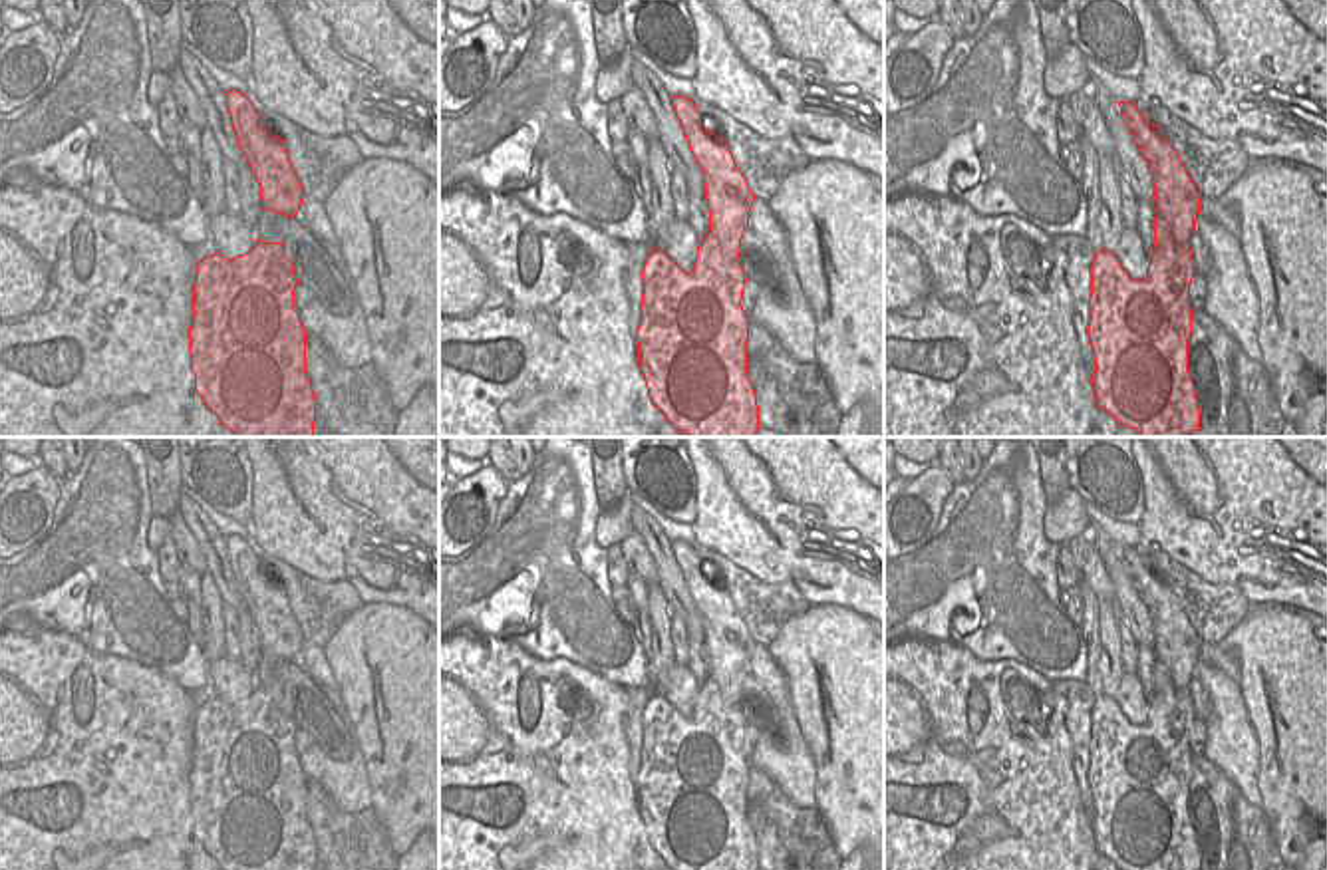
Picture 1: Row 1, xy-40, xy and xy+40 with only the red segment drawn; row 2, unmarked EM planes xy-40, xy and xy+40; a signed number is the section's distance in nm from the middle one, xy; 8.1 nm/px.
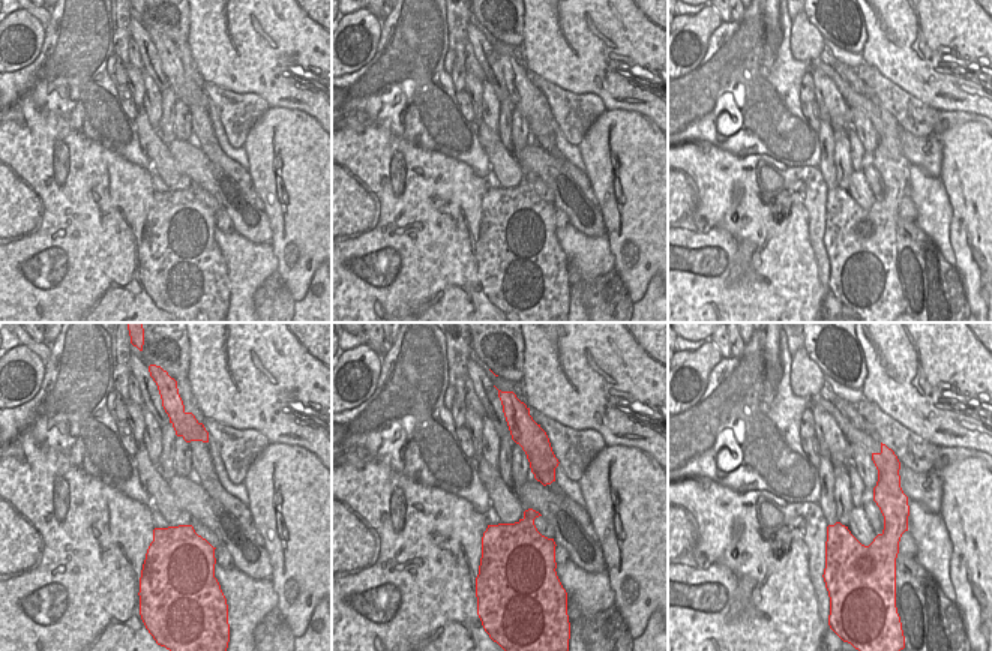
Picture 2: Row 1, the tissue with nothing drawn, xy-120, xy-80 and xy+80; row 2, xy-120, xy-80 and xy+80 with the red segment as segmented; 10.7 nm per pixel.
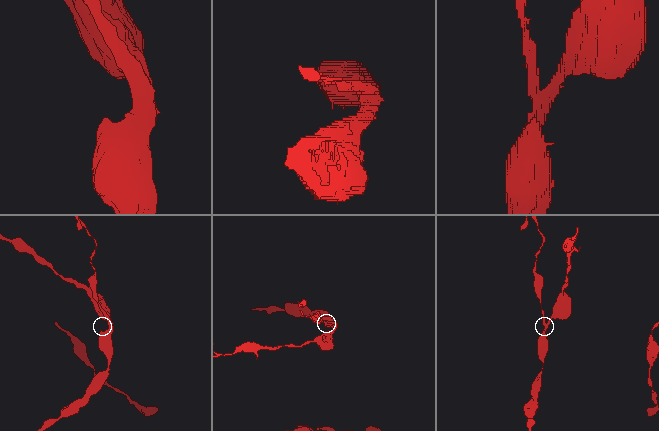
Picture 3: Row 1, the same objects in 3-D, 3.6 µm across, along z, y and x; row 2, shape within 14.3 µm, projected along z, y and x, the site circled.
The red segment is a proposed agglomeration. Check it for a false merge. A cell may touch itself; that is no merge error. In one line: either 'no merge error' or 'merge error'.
merge error

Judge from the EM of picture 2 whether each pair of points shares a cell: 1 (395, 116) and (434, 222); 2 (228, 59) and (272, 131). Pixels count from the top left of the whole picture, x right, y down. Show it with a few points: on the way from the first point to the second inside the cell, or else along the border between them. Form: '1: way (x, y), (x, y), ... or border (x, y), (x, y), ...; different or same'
1: border (372, 122), (437, 152); different
2: border (270, 105), (302, 110), (305, 113); different

